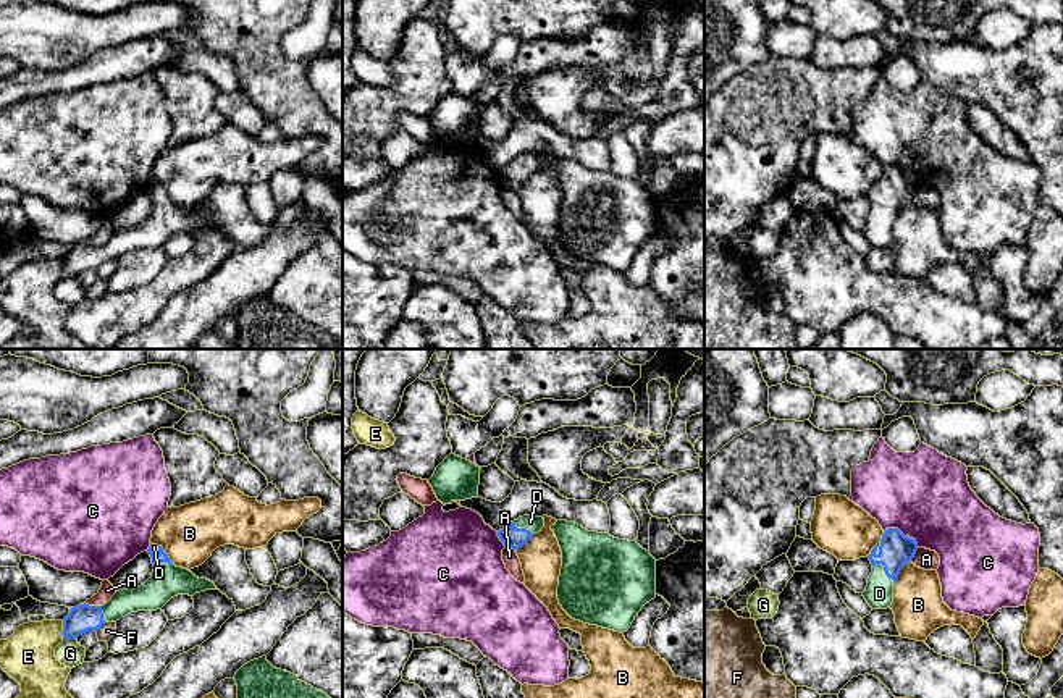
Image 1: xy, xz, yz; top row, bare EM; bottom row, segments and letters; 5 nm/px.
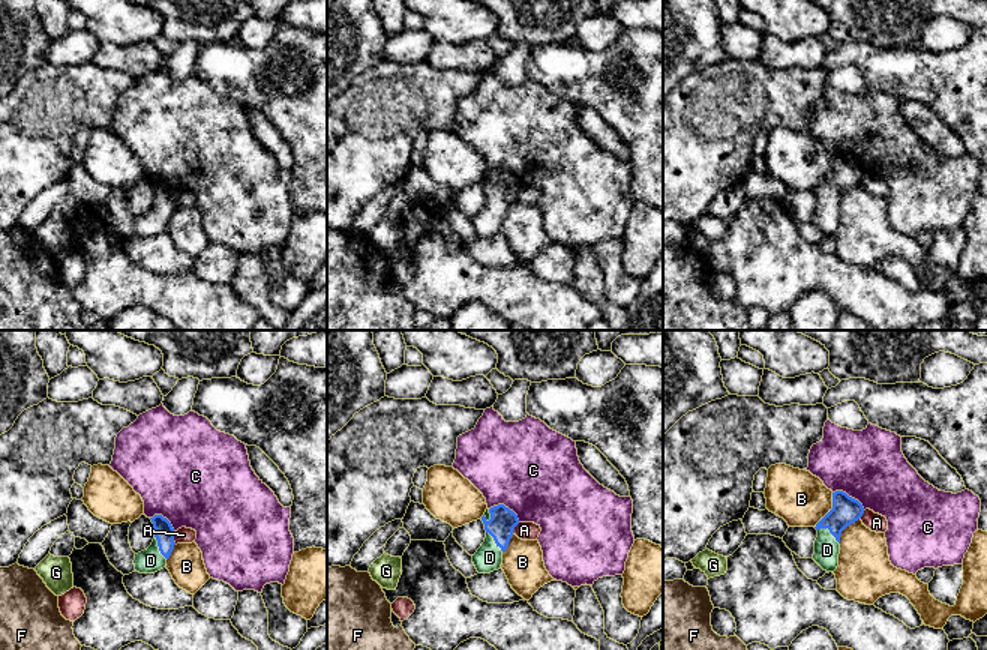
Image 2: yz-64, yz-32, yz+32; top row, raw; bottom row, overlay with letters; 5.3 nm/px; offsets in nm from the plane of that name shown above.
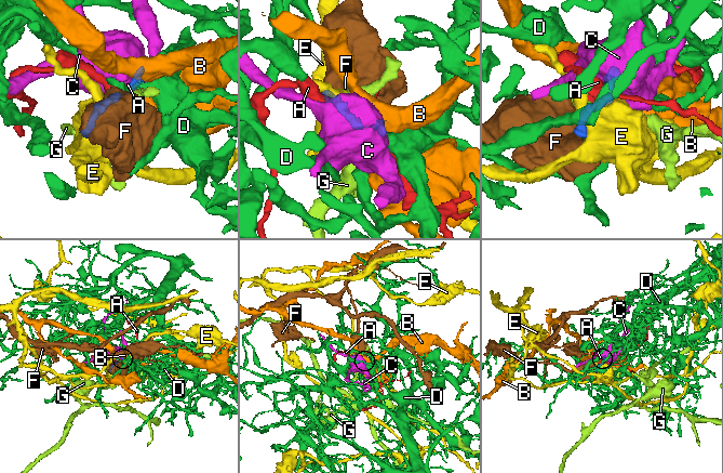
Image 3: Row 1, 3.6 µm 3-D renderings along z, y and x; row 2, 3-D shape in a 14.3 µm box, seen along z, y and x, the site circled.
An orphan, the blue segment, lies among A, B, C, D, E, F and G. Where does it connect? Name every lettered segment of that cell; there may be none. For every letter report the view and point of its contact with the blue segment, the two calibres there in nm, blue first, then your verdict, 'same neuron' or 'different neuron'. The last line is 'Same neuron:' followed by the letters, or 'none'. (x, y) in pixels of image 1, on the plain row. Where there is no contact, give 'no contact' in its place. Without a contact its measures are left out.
A: xy (92, 244) | 140/70 nm | different neuron
B: yz (899, 210) | 170/260 nm | different neuron
C: yz (900, 170) | 170/440 nm | different neuron
D: yz (884, 209) | 170/140 nm | same neuron
E: xy (63, 269) | 140/260 nm | different neuron
F: xy (100, 264) | 140/80 nm | different neuron
G: xy (68, 277) | 140/130 nm | different neuron
Same neuron: D

